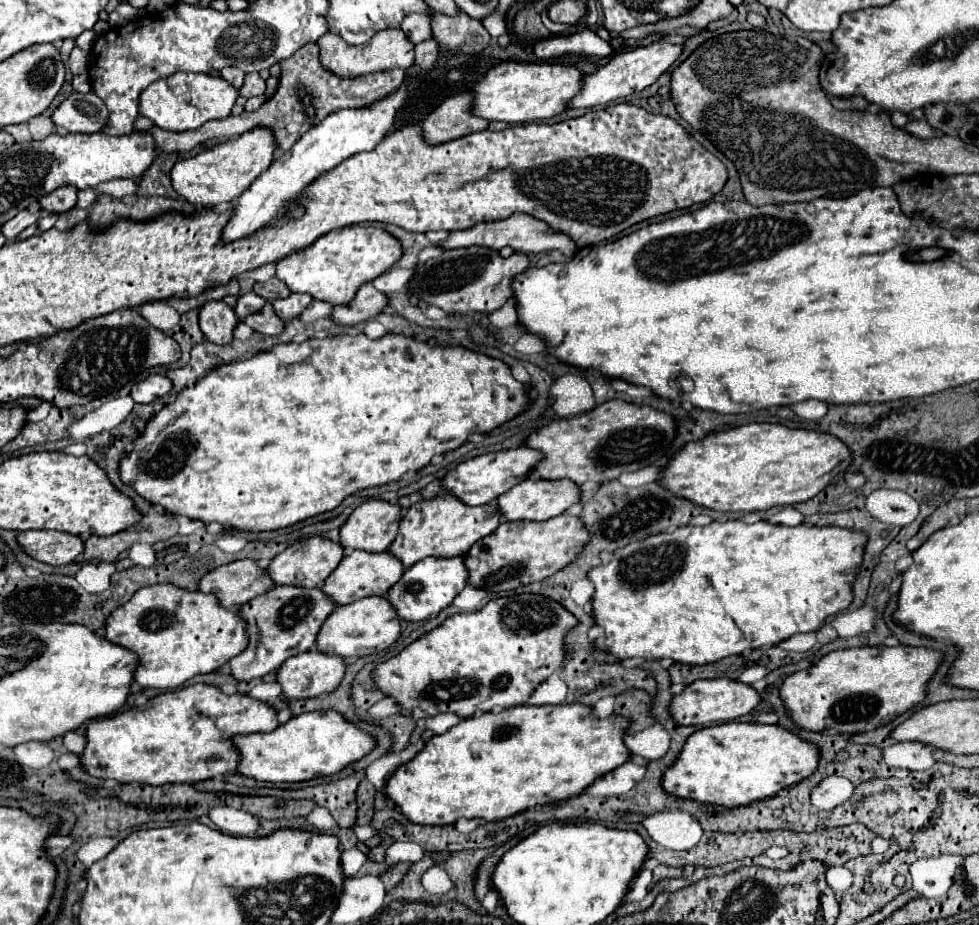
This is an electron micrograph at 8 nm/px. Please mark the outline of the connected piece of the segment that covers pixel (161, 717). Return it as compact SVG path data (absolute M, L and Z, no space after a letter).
M191 684L181 690L159 694L141 708L131 708L109 718L91 720L87 728L89 742L81 754L81 762L91 776L103 780L113 778L123 784L139 782L161 786L167 782L199 782L237 770L241 754L237 754L237 746L233 746L233 736L249 732L271 732L277 726L277 710L267 702L255 700L249 694L227 696L221 688L211 684Z

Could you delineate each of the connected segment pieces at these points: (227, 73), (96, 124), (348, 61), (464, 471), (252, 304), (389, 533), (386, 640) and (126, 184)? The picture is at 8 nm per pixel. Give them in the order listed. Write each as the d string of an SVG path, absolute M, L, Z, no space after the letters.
M223 68L223 70L221 70L221 76L223 76L229 84L233 84L233 86L239 90L241 84L243 84L245 72L243 72L243 70L237 70L237 68Z
M73 92L51 116L53 124L65 132L99 132L109 122L109 112L105 102L97 94Z
M401 28L381 30L365 46L349 46L345 40L341 40L339 34L329 34L329 32L323 34L317 40L317 44L321 48L321 64L341 78L357 78L357 76L365 76L373 72L391 70L391 68L407 70L415 60L415 50L413 50L415 46L413 42L409 42L409 38L405 38L405 32Z
M519 446L515 450L501 450L501 452L489 452L477 458L471 458L467 462L461 462L455 470L451 470L441 482L447 490L451 490L459 500L463 500L469 506L489 504L497 496L509 492L517 482L525 480L529 472L543 460L545 456L539 450Z
M249 292L249 294L239 296L237 306L235 306L235 314L237 314L237 318L239 318L239 320L243 320L247 314L253 314L253 312L261 310L261 306L265 306L265 304L267 304L267 300L265 300L265 298L257 296L255 292Z
M367 500L353 510L349 520L341 526L339 544L345 552L385 552L389 542L397 538L403 508L385 500Z
M385 596L377 598L363 598L361 602L353 602L349 606L337 606L333 614L325 620L321 626L321 632L317 636L317 650L325 654L339 654L345 658L353 656L369 656L375 652L381 652L397 642L401 636L401 618L393 614L393 606L385 602Z
M119 178L119 180L113 180L113 182L103 182L101 186L95 188L97 194L111 194L115 198L123 198L123 196L129 196L129 194L137 194L139 190L139 180L125 180L125 178Z

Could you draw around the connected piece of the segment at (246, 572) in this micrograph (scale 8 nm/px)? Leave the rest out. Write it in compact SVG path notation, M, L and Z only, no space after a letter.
M235 560L219 566L199 582L199 590L215 592L221 606L243 606L271 588L273 580L255 560Z

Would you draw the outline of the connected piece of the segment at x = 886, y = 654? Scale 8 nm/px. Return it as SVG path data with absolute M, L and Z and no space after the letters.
M861 646L849 650L837 650L823 656L817 664L807 670L795 672L793 676L785 678L781 686L781 700L785 702L791 718L805 730L837 730L837 732L867 732L879 726L893 722L897 716L905 714L907 710L919 706L927 698L927 684L935 676L939 664L943 662L943 654L933 648L915 648L915 646Z

